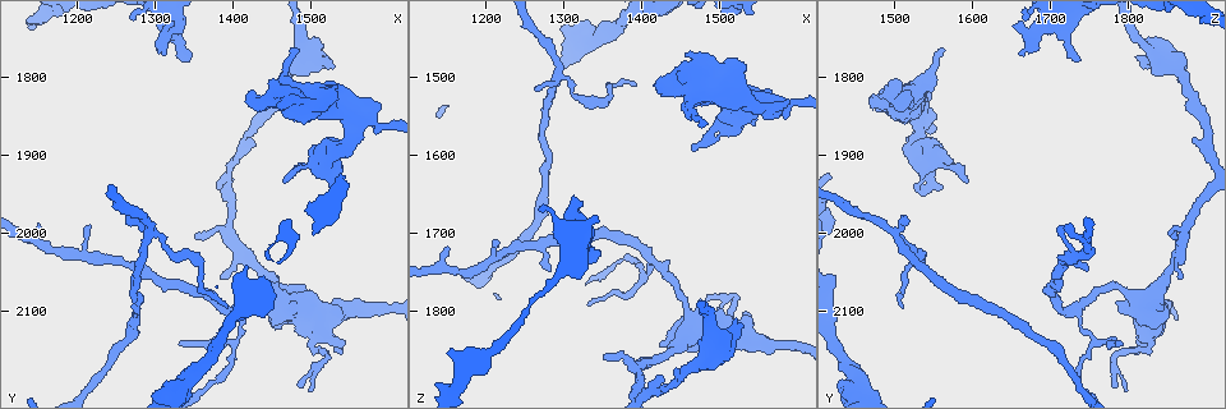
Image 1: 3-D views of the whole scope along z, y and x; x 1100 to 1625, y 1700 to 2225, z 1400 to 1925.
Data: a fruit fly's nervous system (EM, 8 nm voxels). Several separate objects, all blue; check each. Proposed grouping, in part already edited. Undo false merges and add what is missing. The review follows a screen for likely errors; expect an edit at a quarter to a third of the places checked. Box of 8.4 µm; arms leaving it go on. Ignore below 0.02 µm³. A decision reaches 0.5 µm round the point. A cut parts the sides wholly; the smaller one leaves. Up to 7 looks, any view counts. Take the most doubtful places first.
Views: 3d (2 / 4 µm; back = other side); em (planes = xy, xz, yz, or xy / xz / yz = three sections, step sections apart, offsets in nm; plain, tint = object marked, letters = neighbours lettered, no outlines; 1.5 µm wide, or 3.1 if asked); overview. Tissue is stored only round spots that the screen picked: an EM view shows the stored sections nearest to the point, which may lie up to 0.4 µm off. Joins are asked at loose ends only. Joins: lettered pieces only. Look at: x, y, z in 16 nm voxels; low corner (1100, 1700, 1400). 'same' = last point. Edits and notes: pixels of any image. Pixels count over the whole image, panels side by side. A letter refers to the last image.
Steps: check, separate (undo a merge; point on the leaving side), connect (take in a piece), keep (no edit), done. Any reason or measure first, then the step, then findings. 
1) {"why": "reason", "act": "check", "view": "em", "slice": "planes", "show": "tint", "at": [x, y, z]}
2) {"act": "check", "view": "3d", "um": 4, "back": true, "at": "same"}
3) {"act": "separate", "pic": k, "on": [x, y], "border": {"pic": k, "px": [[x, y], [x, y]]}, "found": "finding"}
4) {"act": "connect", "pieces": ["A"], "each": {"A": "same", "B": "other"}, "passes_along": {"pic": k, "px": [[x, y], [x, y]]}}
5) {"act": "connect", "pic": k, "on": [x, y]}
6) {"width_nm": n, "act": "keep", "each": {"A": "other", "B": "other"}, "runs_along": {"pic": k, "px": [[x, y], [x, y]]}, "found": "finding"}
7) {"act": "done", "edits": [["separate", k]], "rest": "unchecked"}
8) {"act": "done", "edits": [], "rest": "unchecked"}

{"why": "tapers out", "act": "check", "view": "3d", "um": 2, "back": true, "at": [1475, 1760, 1565]}

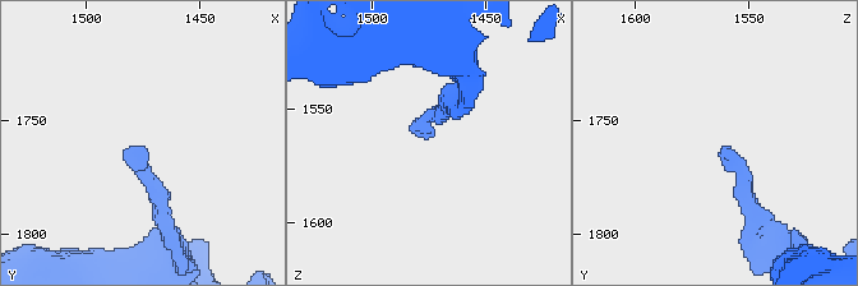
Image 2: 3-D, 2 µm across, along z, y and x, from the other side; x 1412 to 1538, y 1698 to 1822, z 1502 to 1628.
{"why": "shape alone is not enough", "act": "check", "view": "em", "slice": "planes", "show": "plain", "at": [1480, 1762, 1561]}

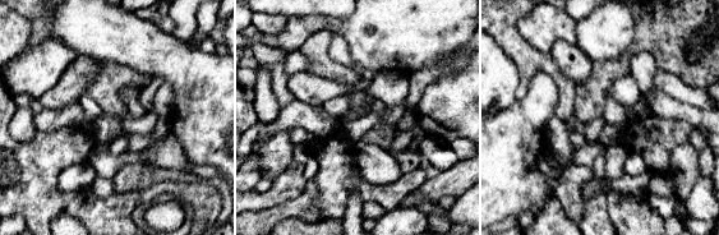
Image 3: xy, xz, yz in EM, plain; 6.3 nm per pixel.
{"act": "check", "view": "em", "slice": "planes", "show": "letters", "at": "same"}

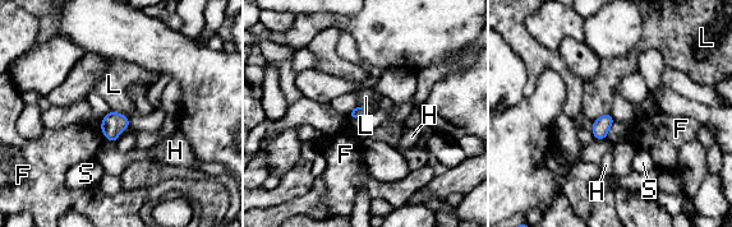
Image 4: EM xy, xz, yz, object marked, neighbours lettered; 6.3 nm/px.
{"act": "keep", "each": {"F": "other", "H": "other", "L": "other", "S": "other"}, "border": {"pic": 4, "px": [[111, 110], [125, 116]]}, "found": "none of them fits"}

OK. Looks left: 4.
{"why": "branch stops here", "act": "check", "view": "3d", "um": 4, "at": [1215, 1990, 1715]}

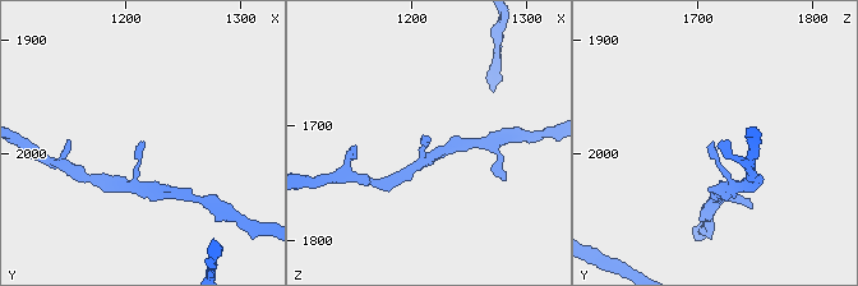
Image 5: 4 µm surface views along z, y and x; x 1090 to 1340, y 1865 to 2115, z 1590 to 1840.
{"why": "now the EM", "act": "check", "view": "em", "slice": "xy", "step": 8, "show": "letters", "at": [1216, 1990, 1712]}

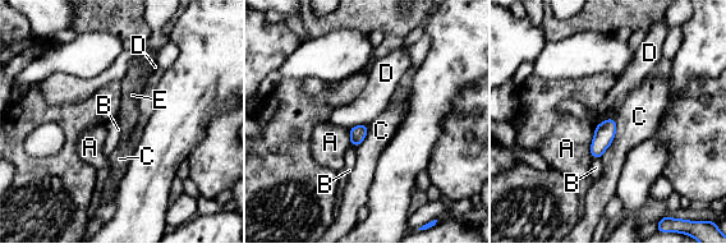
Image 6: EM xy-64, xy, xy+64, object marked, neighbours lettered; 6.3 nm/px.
{"act": "check", "view": "em", "slice": "planes", "show": "letters", "at": "same"}

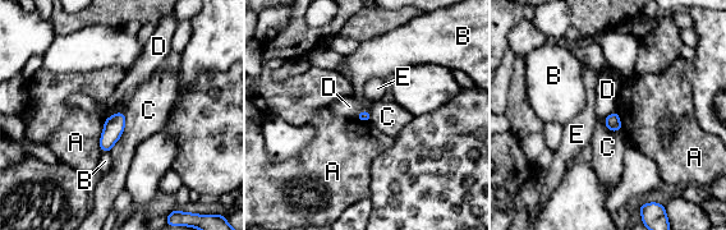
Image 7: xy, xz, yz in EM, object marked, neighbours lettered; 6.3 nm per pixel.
{"act": "keep", "each": {"A": "other", "B": "other", "C": "other", "D": "other", "E": "other"}, "border": {"pic": 7, "px": [[124, 111], [116, 111], [105, 120]]}, "found": "none of them fits"}

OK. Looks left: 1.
{"act": "done", "edits": [], "rest": "unchecked"}

